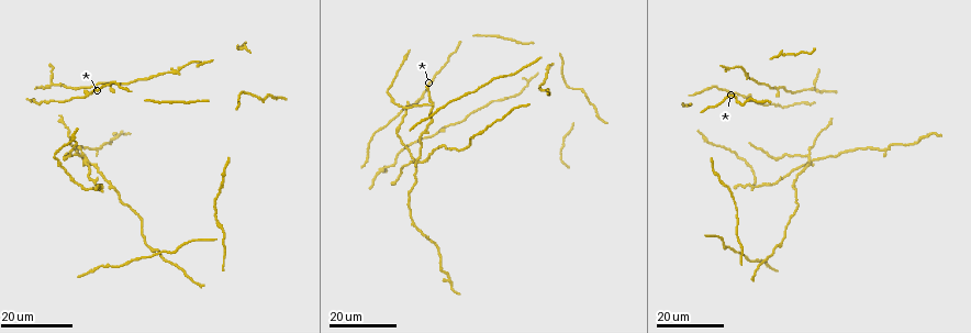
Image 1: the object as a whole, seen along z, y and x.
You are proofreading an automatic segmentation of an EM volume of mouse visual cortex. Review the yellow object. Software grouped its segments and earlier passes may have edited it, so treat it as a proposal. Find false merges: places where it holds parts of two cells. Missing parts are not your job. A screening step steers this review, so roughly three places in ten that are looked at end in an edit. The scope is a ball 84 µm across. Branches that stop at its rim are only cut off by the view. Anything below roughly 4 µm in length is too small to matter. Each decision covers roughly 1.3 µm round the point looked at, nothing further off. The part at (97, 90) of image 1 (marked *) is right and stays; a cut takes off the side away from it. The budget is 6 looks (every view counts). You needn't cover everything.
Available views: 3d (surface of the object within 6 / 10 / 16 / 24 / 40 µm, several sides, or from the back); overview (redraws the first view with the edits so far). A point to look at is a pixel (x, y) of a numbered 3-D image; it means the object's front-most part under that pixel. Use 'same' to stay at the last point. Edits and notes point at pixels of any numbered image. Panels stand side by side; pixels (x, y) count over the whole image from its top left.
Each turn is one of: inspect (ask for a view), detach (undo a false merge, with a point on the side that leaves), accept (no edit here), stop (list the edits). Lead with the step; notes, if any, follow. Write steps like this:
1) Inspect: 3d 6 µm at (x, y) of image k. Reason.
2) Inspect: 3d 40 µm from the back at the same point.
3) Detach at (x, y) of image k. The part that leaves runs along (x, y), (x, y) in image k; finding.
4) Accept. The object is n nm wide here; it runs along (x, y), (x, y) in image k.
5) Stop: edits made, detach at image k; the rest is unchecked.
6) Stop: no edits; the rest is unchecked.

Inspect: 3d 24 µm at (755, 187) of image 1. Arms part here.

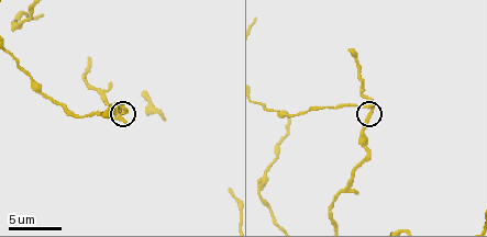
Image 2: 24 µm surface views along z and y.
Inspect: 3d 6 µm at (122, 116) of image 2. Closer look.

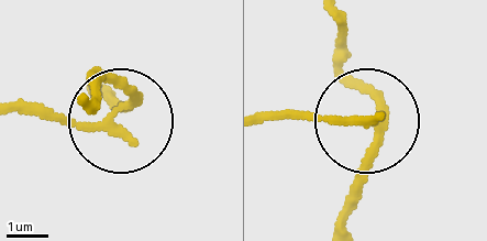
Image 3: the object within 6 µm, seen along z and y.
Detach at (109, 72) of image 3. The side arm is 7 µm long; 3 arms meet here; two cells meet here.

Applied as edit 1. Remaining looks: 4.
Inspect: 3d 16 µm at (386, 169) of image 1. Branch point.

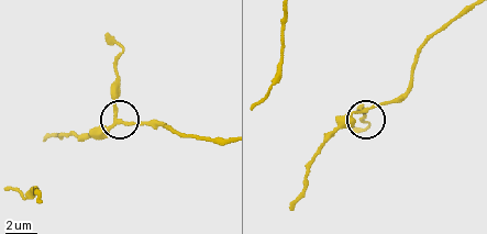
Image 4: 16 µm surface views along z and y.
Inspect: 3d 10 µm at (116, 116) of image 4.

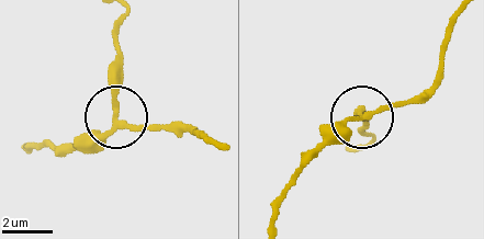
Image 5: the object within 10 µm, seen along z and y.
Detach at (119, 87) of image 5. The side arm is 7 µm long; 3 arms meet here; a second cell is stuck on.

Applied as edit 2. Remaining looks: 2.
Inspect: 3d 16 µm at (179, 249) of image 1. Thick turns thin.

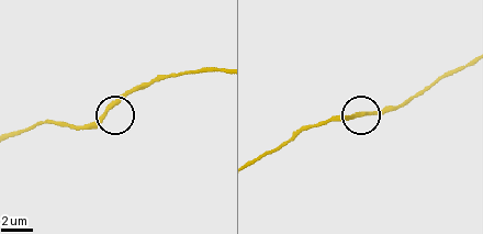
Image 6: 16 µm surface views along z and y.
Inspect: 3d 10 µm at (107, 110) of image 6.

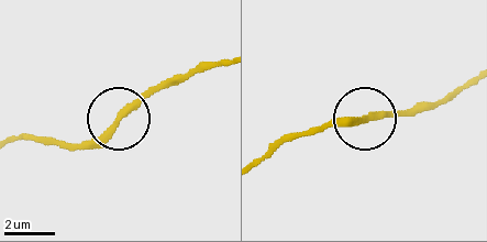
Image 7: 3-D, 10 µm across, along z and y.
Accept. It runs along (261, 162), (286, 141), (311, 132), (410, 113) in image 7; all the same cell.

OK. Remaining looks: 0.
Stop: edits made, detach at image 3, detach at image 5; the rest is unchecked.

